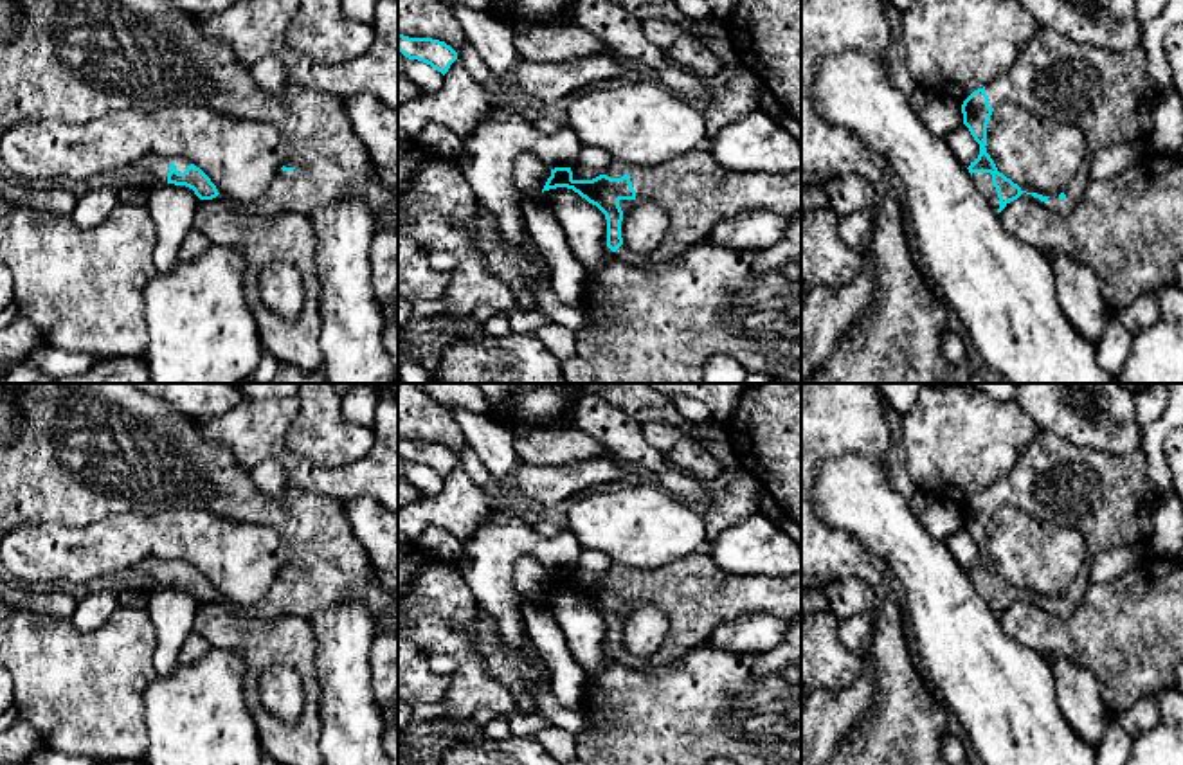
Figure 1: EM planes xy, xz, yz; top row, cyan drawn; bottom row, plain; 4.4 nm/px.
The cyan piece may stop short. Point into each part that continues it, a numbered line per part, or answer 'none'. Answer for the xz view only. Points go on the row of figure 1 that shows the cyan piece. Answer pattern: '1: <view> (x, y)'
1: xz (697, 193)

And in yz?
1: yz (984, 180)

